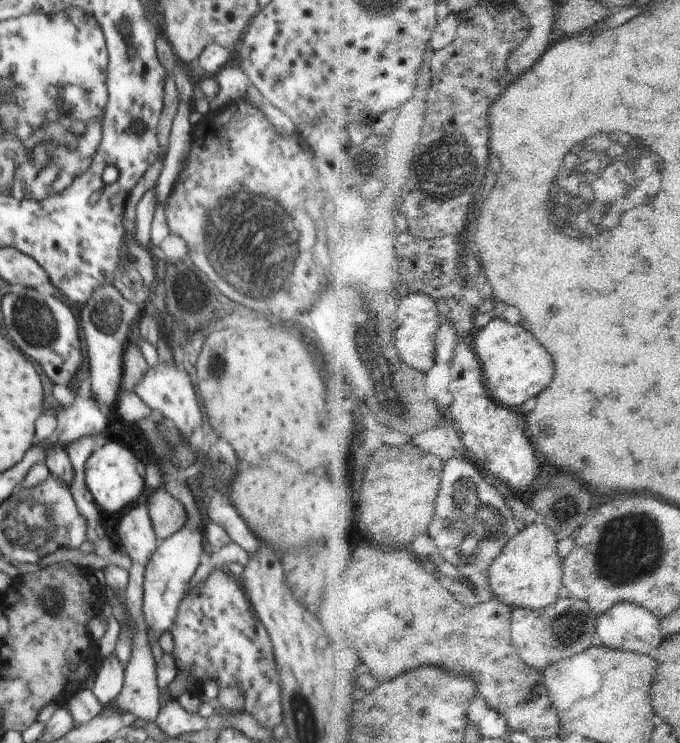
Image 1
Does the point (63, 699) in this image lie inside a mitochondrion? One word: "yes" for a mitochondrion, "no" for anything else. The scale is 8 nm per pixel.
no

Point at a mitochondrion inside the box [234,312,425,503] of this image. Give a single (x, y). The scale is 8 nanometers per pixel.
(388, 394)

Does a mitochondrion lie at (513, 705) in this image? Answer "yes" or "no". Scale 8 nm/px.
no

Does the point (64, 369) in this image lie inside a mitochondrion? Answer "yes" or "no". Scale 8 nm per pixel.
no

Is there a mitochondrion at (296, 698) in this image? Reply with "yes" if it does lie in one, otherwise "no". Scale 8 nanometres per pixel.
yes

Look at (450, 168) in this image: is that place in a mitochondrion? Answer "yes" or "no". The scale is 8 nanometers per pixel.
yes

